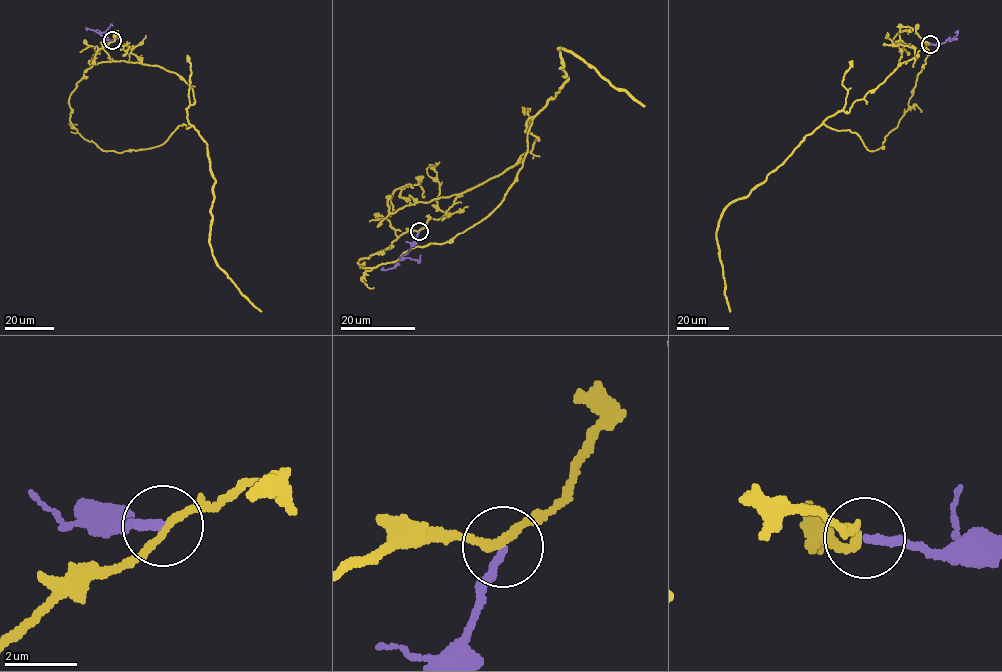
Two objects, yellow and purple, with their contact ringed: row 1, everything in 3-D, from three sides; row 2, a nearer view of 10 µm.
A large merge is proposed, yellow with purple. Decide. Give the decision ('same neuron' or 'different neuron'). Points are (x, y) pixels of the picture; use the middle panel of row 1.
different neuron

